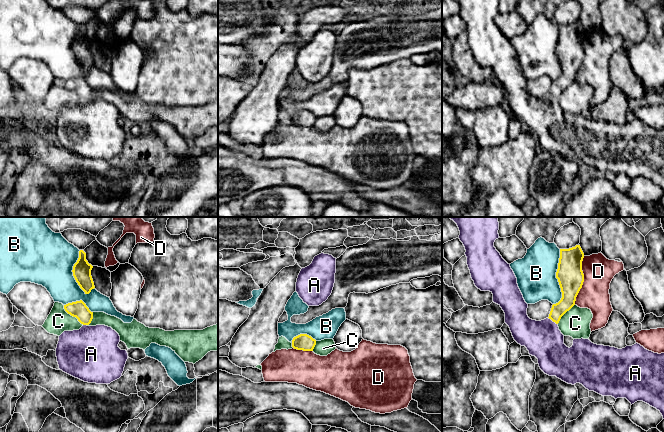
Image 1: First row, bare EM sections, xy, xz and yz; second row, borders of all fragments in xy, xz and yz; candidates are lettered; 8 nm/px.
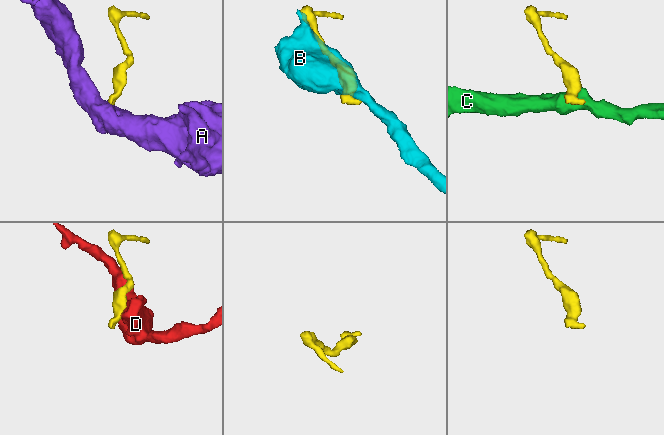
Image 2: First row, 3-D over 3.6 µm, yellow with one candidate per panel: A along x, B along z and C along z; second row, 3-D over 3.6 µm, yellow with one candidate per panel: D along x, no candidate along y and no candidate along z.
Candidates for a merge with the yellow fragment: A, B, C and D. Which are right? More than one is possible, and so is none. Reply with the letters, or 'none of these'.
A

